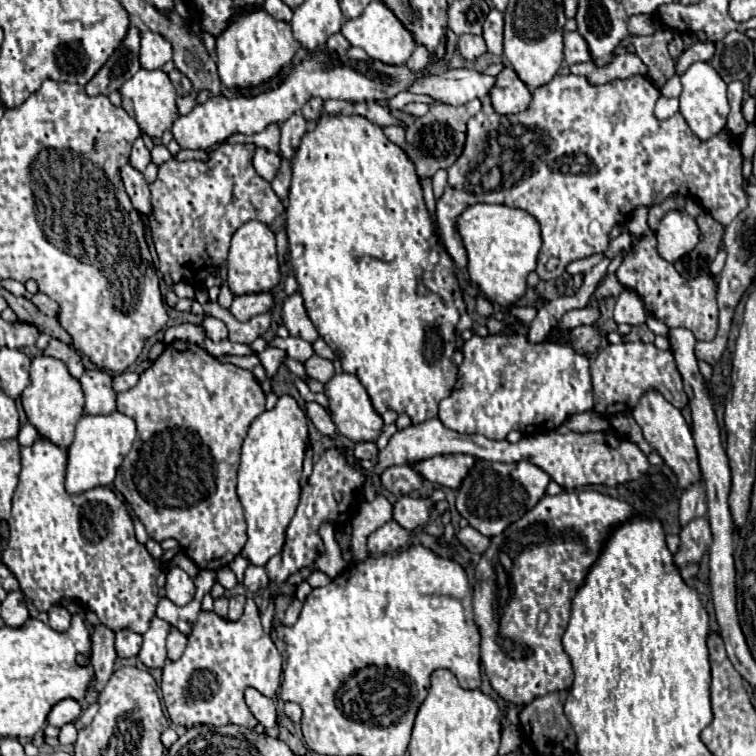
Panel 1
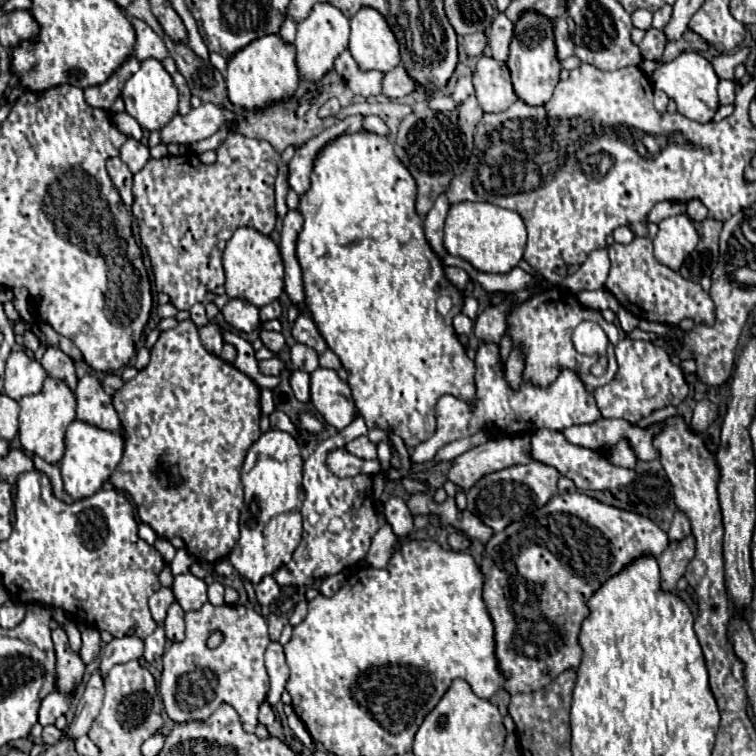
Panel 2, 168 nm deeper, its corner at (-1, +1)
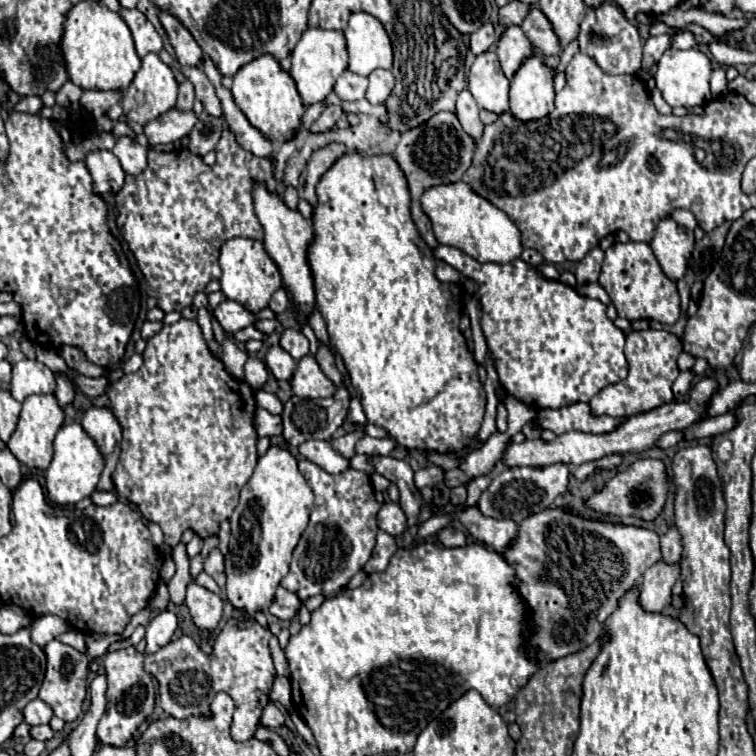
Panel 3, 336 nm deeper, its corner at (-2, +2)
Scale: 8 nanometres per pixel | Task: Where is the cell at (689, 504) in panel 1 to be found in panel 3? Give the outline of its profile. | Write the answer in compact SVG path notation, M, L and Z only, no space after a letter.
M670 528L666 534L662 534L660 538L660 546L662 546L662 558L668 564L674 564L680 560L682 556L682 536L678 532L678 528Z

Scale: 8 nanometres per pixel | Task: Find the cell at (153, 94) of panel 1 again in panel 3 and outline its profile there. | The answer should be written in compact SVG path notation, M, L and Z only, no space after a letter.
M146 54L142 58L142 66L136 72L134 80L130 82L130 86L122 92L122 108L124 108L124 116L130 122L138 122L138 124L146 124L150 120L156 120L158 116L166 114L170 108L174 108L176 104L176 94L178 94L178 82L172 74L172 70L158 58L158 54Z

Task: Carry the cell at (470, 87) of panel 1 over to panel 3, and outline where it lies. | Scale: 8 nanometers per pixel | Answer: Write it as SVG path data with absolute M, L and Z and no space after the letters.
M376 70L368 76L370 80L370 86L368 86L368 92L366 92L366 98L372 102L372 104L384 104L386 98L392 94L394 90L394 74L390 70Z

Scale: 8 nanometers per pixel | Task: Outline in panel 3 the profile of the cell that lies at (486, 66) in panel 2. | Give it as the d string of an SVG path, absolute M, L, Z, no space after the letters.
M482 52L476 56L468 72L468 90L480 108L494 114L508 112L508 78L500 70L494 52Z

